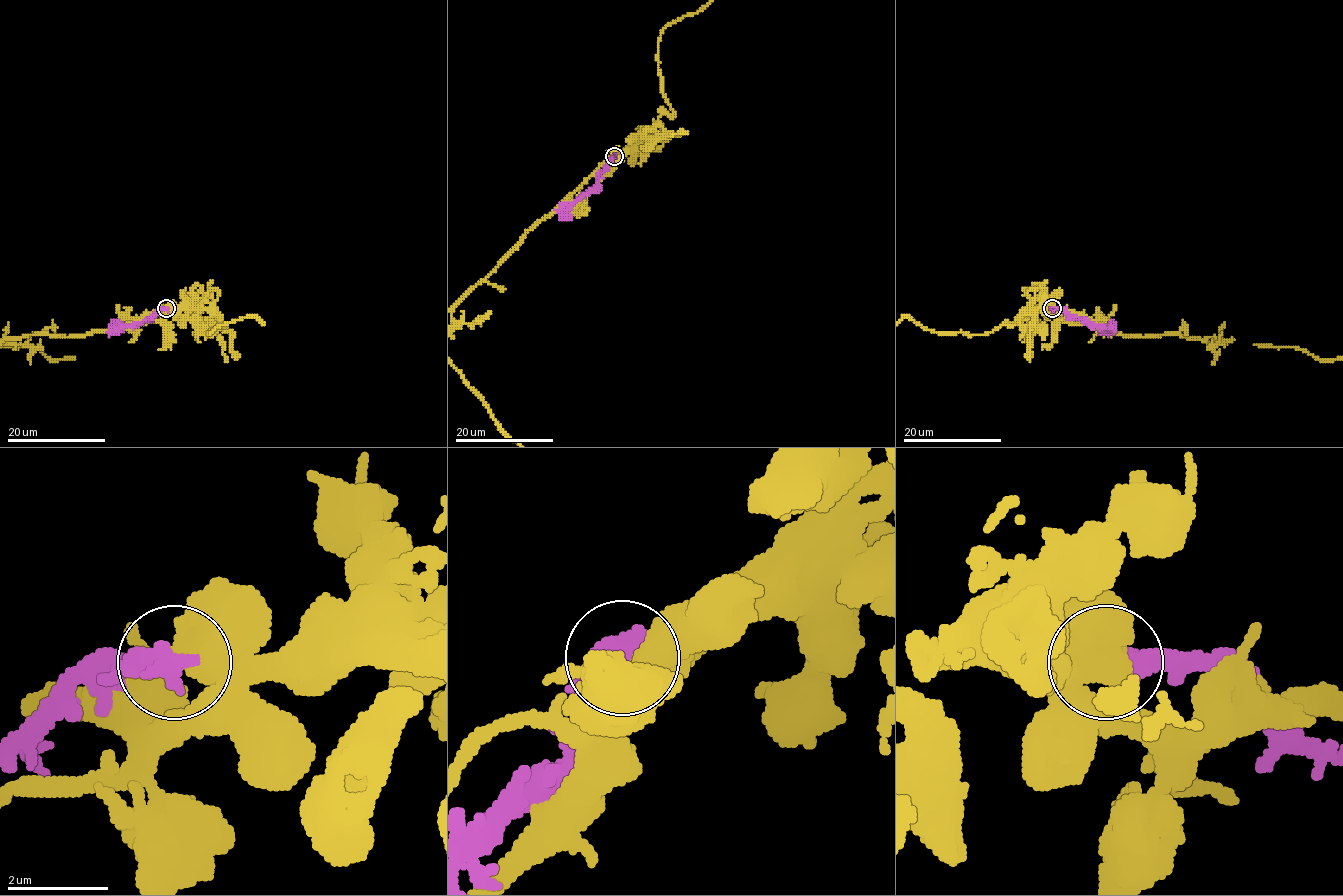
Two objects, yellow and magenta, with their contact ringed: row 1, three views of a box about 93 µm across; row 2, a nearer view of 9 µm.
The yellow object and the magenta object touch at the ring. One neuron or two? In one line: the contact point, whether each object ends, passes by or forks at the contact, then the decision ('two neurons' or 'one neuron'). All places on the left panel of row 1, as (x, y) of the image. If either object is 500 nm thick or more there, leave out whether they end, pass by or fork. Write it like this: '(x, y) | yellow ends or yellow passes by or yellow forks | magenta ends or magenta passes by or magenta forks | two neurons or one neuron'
(166, 308) | two neurons

